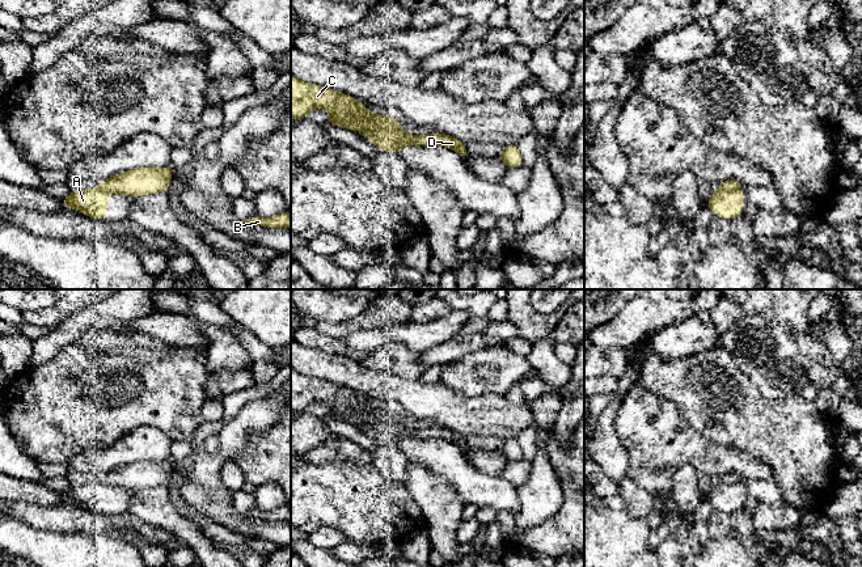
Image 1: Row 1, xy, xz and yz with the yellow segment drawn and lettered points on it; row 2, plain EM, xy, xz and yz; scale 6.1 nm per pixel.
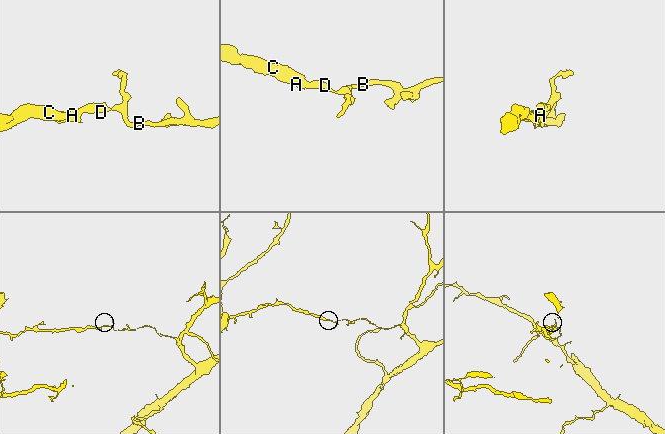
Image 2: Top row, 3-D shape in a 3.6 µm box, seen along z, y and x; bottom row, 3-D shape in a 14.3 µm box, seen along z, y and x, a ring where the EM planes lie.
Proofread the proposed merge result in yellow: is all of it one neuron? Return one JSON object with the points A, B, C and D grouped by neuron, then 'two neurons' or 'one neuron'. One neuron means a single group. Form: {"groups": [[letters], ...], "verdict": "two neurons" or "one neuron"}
{"groups": [["A", "C"], ["B", "D"]], "verdict": "two neurons"}

